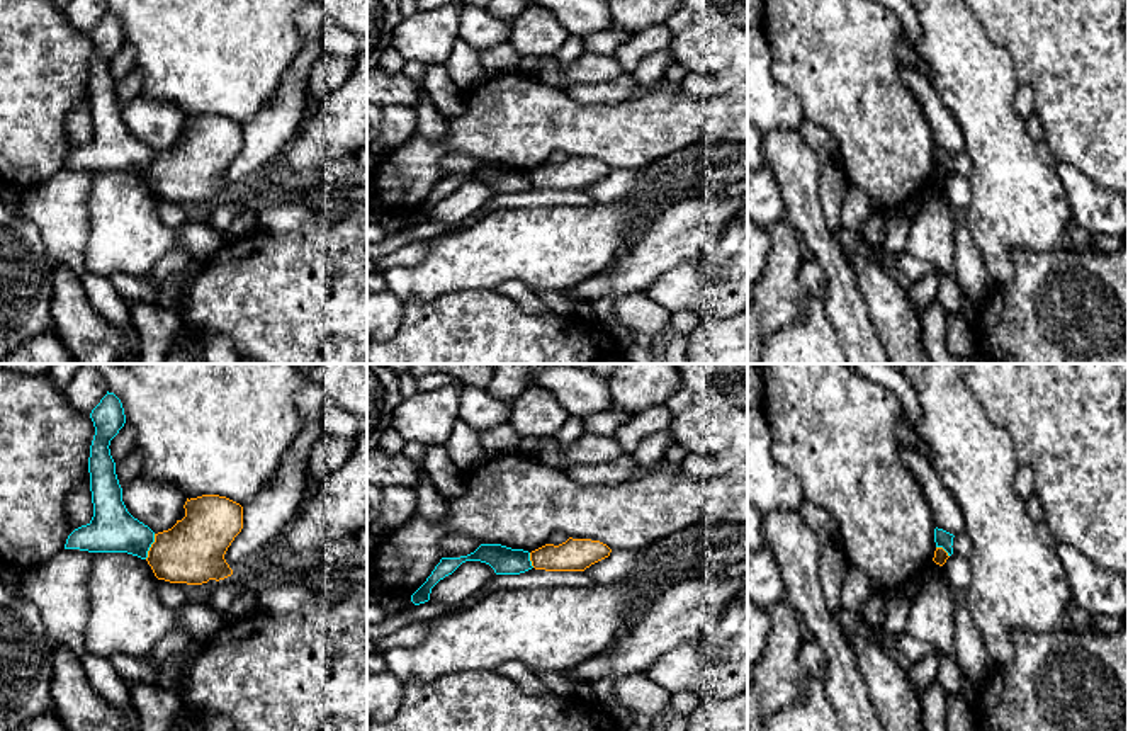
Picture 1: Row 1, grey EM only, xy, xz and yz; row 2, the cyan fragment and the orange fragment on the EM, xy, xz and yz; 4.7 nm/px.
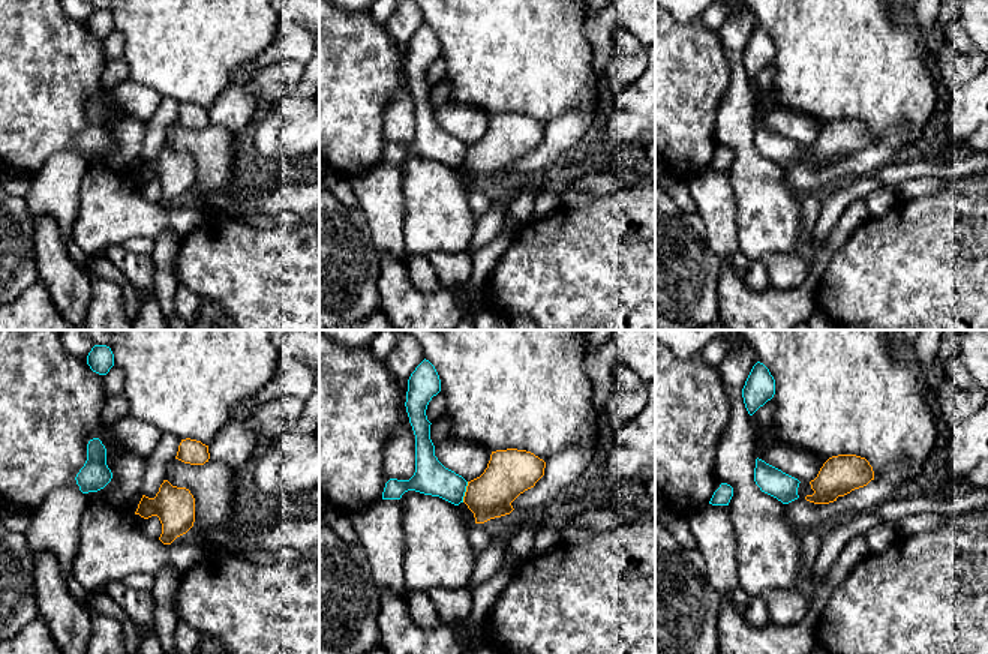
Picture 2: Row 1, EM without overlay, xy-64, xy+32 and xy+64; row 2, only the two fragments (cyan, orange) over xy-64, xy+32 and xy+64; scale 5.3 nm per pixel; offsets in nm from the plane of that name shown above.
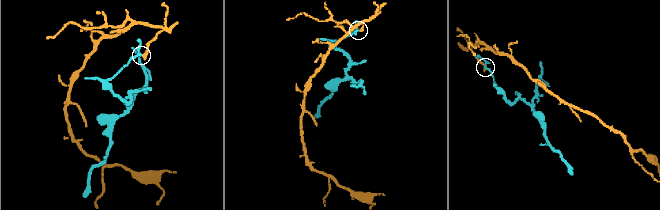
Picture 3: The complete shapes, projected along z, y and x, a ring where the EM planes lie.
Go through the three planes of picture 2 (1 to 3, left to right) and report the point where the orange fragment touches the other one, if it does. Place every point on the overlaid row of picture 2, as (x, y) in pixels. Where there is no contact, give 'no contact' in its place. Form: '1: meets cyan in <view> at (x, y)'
1: no contact
2: meets cyan in xy+32 at (465, 491)
3: no contact

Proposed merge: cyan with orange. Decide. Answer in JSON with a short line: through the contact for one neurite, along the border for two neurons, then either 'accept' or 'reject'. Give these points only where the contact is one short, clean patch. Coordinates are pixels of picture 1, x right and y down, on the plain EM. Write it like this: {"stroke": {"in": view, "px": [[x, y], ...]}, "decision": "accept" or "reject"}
{"stroke": {"in": "xy", "px": [[155, 153], [145, 177]]}, "decision": "reject"}

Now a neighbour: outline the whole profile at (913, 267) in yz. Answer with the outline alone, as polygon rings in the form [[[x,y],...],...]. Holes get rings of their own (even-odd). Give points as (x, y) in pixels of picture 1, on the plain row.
[[[907,252],[899,255],[897,264],[899,264],[900,272],[911,282],[916,282],[917,279],[929,275],[929,274],[941,275],[936,265],[924,262],[924,260],[907,253]]]

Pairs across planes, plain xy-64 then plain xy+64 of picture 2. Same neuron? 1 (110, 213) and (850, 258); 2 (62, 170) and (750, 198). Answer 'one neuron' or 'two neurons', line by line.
1: two neurons
2: two neurons

